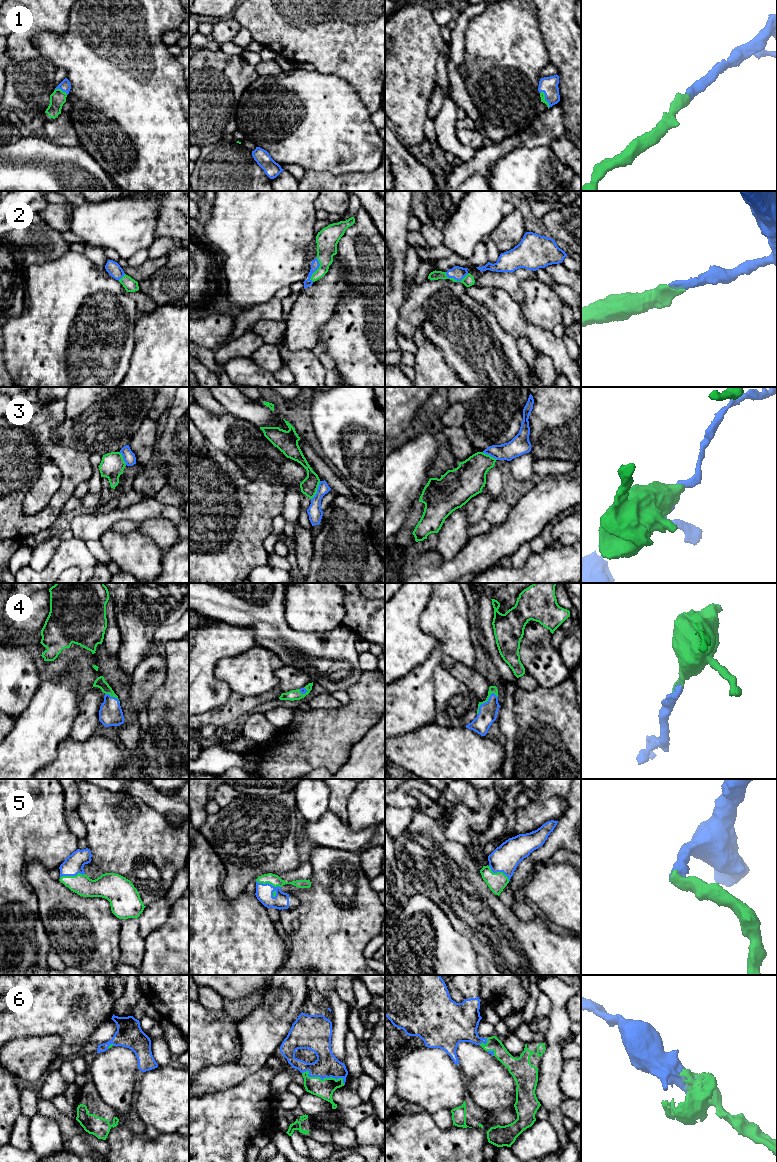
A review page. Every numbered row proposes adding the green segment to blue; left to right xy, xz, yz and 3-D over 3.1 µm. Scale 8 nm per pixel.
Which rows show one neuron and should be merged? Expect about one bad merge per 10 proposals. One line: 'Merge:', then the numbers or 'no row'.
Merge: 1, 2, 4, 5, 6

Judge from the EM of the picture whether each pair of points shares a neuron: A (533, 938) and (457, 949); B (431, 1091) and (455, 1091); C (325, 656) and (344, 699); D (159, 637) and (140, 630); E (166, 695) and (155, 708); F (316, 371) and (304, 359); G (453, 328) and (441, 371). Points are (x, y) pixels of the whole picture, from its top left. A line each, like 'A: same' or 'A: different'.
A: different
B: same
C: different
D: different
E: same
F: same
G: different

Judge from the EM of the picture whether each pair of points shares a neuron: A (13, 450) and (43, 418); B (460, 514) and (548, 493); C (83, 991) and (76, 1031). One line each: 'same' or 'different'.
A: same
B: different
C: same

